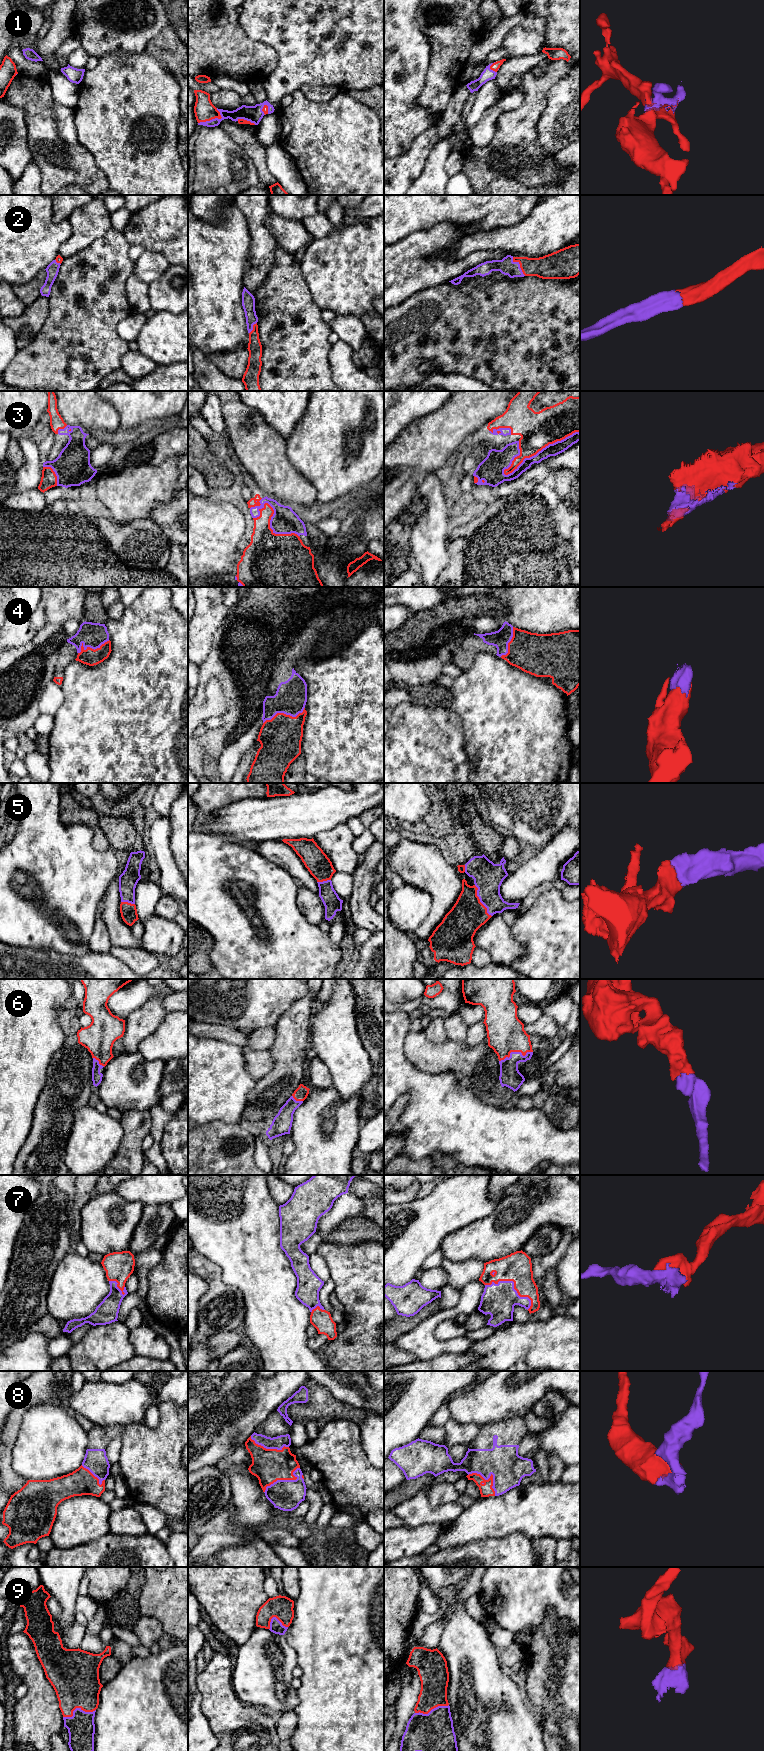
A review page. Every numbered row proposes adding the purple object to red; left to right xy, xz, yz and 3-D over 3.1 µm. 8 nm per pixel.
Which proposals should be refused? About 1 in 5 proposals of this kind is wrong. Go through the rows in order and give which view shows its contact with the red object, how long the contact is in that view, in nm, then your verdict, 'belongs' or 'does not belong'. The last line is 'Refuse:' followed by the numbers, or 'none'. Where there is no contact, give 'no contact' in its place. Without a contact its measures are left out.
1: meets red in xz; contact 200 nm long; belongs
2: meets red in yz; contact 190 nm long; belongs
3: meets red in yz; contact 700 nm long; belongs
4: meets red in xy; contact 280 nm long; belongs
5: meets red in yz; contact 300 nm long; belongs
6: meets red in yz; contact 280 nm long; belongs
7: meets red in yz; contact 420 nm long; belongs
8: meets red in xz; contact 360 nm long; belongs
9: meets red in xy; contact 280 nm long; belongs
Refuse: none

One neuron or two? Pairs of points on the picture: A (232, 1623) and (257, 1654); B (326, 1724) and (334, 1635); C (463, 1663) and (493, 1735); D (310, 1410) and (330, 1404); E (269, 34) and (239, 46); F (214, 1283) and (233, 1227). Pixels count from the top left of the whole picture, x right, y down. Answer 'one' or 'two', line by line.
A: two
B: one
C: one
D: one
E: two
F: two

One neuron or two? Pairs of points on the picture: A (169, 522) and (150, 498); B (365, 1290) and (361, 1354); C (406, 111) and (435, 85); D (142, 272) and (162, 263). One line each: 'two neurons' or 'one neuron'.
A: two neurons
B: one neuron
C: two neurons
D: one neuron

